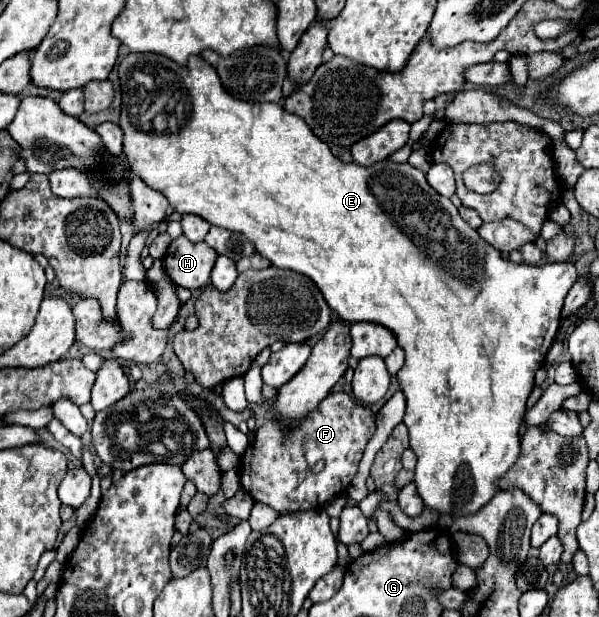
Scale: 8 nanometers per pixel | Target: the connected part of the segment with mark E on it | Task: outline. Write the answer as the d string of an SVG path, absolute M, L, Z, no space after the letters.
M128 53L120 65L118 65L118 79L122 87L122 111L120 111L120 129L124 133L124 155L126 163L130 165L132 173L138 175L148 187L160 189L162 195L170 201L170 205L186 215L200 215L208 223L216 227L226 227L236 233L244 233L254 245L256 251L266 257L272 265L280 269L298 271L302 275L312 277L312 281L318 285L322 295L326 297L326 303L330 309L346 323L356 321L370 321L378 325L386 325L398 341L398 345L404 349L404 365L396 373L402 393L406 395L406 415L404 423L410 433L410 447L418 457L416 465L416 477L414 483L418 485L418 493L424 499L424 505L430 509L436 509L440 513L450 513L454 517L458 515L470 515L478 511L486 501L492 499L492 495L500 489L498 477L502 477L518 459L520 455L520 437L518 429L522 423L522 415L526 411L526 401L534 387L534 373L544 365L546 353L554 343L560 311L564 305L564 297L570 291L570 287L576 281L576 267L572 263L548 263L548 265L526 265L526 263L512 263L502 259L500 251L494 249L490 243L482 241L478 231L470 227L454 207L454 203L440 193L434 193L434 189L428 185L422 171L410 167L408 163L398 165L392 161L378 161L370 167L362 167L358 163L344 163L338 157L332 155L330 147L314 137L310 127L292 113L286 113L286 109L278 103L248 103L238 101L232 95L222 89L220 77L216 69L204 61L202 57L194 55L186 65L178 65L170 61L168 57L156 55L156 53Z

